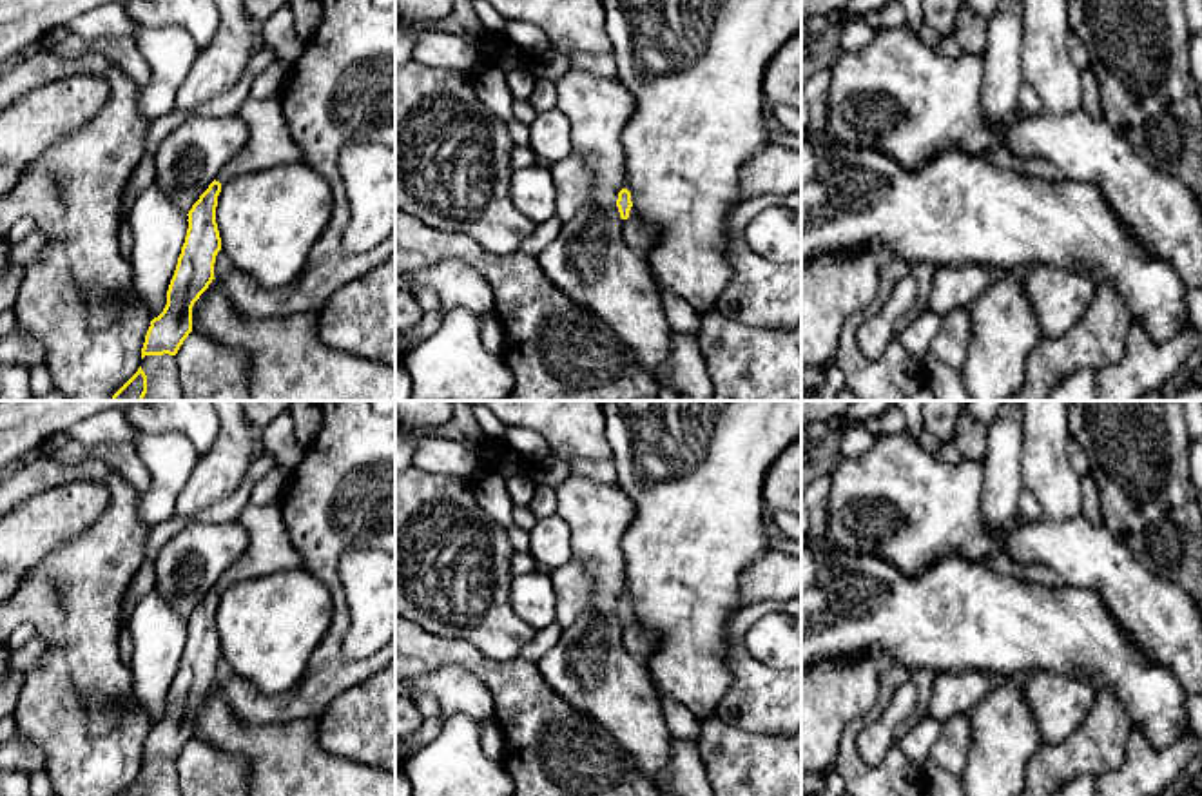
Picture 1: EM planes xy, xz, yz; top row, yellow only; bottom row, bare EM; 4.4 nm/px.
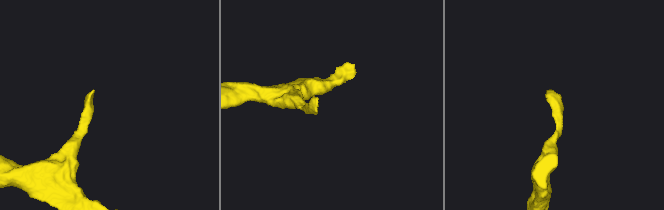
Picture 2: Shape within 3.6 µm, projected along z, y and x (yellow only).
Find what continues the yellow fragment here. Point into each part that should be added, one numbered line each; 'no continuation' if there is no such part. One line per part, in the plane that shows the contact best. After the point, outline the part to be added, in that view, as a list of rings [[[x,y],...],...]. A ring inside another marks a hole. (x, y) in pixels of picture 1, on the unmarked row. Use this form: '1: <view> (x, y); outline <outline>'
1: xz (637, 642); outline [[[635,611],[629,616],[629,624],[624,626],[622,640],[635,656],[645,656],[654,649],[654,640],[640,629]]]

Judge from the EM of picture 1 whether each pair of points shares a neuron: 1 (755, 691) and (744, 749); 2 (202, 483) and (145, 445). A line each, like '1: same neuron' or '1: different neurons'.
1: different neurons
2: different neurons

